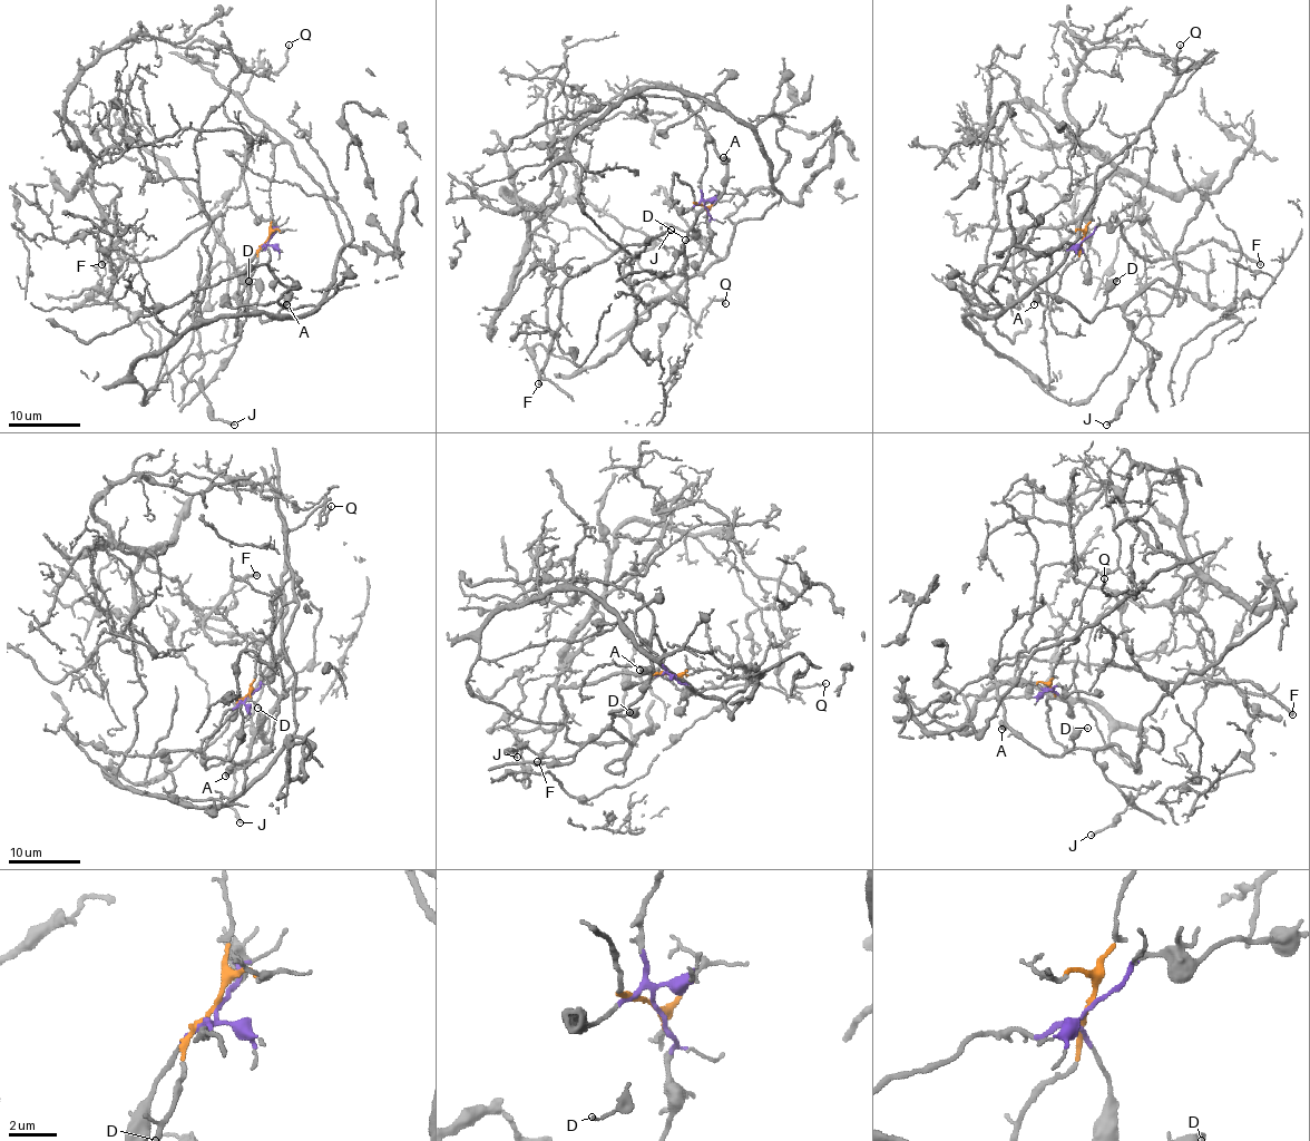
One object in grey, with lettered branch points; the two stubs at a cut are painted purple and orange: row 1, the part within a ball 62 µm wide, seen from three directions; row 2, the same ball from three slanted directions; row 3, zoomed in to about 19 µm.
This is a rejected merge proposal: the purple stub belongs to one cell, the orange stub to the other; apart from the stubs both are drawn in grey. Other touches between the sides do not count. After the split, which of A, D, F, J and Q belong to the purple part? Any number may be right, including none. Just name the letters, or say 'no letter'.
A, D, J

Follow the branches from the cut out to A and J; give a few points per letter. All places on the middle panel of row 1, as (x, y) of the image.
A: (705, 206), (700, 192), (706, 163), (705, 142), (711, 138), (723, 157)
J: (705, 206), (711, 138), (726, 165), (725, 192), (670, 269), (627, 283), (618, 265), (671, 230)

